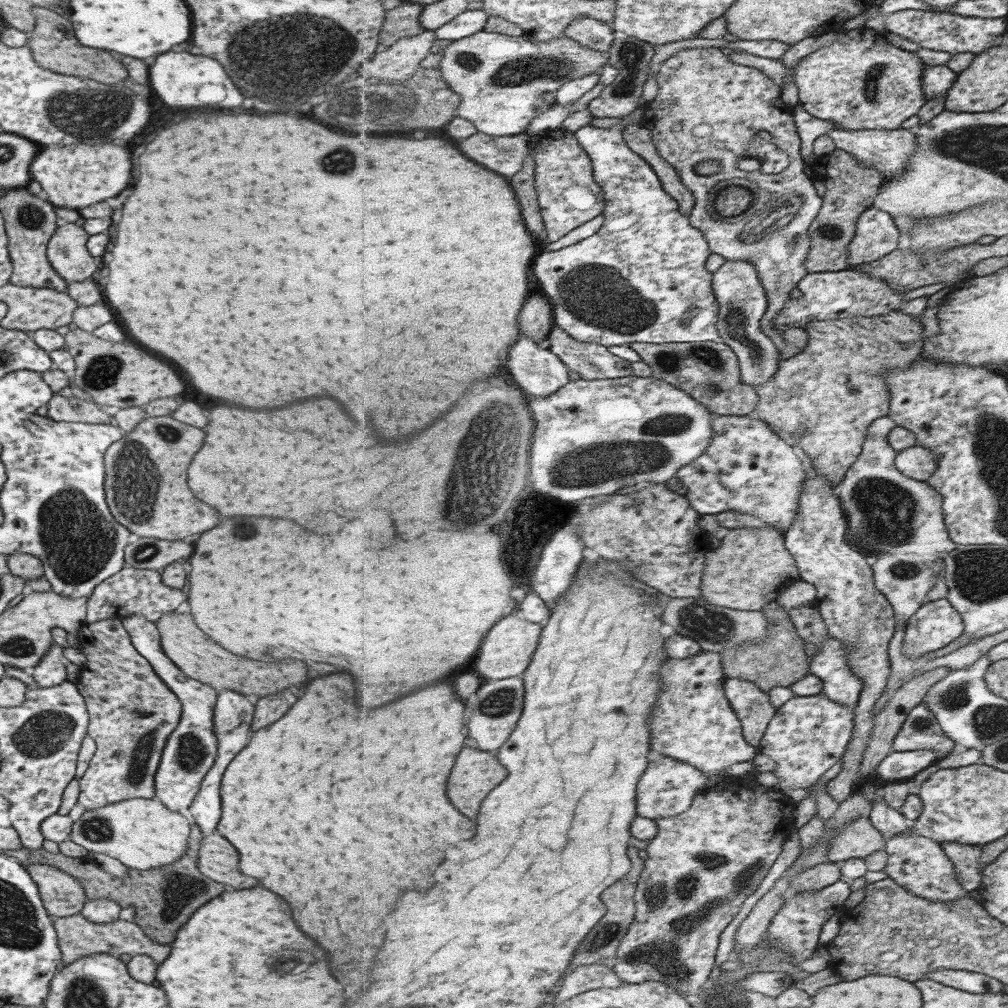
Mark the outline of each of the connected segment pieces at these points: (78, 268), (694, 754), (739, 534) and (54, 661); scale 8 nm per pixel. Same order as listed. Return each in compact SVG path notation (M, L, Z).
M60 222L45 247L49 266L66 282L81 282L97 275L101 262L85 250L87 238L87 232L81 227Z
M707 650L691 658L668 658L660 670L664 682L660 701L649 719L653 750L692 764L707 776L726 775L730 766L751 761L759 753L759 748L747 743L741 720L727 698L722 659L722 653Z
M735 528L719 548L707 553L702 596L715 606L758 611L801 580L798 560L786 547L785 533L775 528Z
M51 643L41 660L29 672L37 686L47 688L65 681L65 666L61 662L62 646Z

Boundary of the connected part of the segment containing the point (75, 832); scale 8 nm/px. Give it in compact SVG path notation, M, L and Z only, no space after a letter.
M131 798L98 809L83 811L71 825L68 840L89 853L87 858L113 877L127 877L127 868L142 872L177 862L185 852L189 822L179 812L169 810L160 800Z

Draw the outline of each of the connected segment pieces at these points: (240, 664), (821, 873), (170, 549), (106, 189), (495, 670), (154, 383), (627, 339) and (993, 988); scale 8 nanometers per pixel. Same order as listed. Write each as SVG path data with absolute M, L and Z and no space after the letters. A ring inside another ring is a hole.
M168 612L160 616L154 623L160 636L162 651L169 657L169 660L183 674L187 675L187 678L202 682L217 692L232 690L255 701L289 686L285 682L291 682L291 686L305 682L305 676L307 676L305 664L301 664L301 668L297 670L297 664L293 666L289 660L285 664L291 668L283 668L283 664L265 664L265 662L257 662L257 660L237 658L215 642L211 642L203 632L199 632L199 628L191 620L189 613Z
M825 862L811 870L797 873L790 881L795 892L818 891L843 879L841 863Z
M138 537L124 546L124 566L134 569L159 570L191 554L191 544L153 537Z
M107 142L40 147L29 165L31 180L40 184L41 195L53 206L77 210L107 198L115 198L127 188L131 178L129 152Z
M520 614L503 618L503 622L499 622L499 626L495 626L495 630L491 630L487 636L481 656L475 660L475 670L479 670L479 675L491 681L523 676L538 649L543 629L541 624L528 621Z
M78 329L69 330L64 336L54 330L34 330L31 340L41 350L49 352L65 345L65 350L73 357L73 377L70 384L89 397L96 404L115 406L118 409L142 407L157 398L169 398L183 390L179 376L163 362L147 356L143 350L121 342L105 341L92 333Z
M635 109L630 116L621 118L622 123L613 128L596 127L589 124L580 128L576 132L579 142L587 149L592 161L594 162L594 175L597 182L603 187L606 194L606 221L593 236L581 240L572 246L557 250L556 252L541 252L540 257L535 261L535 276L537 278L537 290L546 296L554 307L554 322L563 330L566 330L573 338L581 342L595 342L603 346L623 346L639 343L687 343L699 341L715 341L723 343L724 338L718 329L718 318L720 313L719 302L714 291L714 273L707 270L707 262L713 254L710 243L707 242L703 231L693 226L690 217L684 215L677 199L674 199L662 185L658 174L645 158L639 153L633 152L625 138L623 138L623 128L629 123L635 123L644 118L643 109Z
M932 970L925 974L927 979L945 983L947 986L965 990L973 994L987 994L988 992L1003 992L1005 983L998 978L966 970Z

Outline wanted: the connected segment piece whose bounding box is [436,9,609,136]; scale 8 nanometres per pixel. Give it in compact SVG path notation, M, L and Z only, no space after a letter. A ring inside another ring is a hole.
M483 9L466 10L436 30L436 37L452 41L444 49L439 69L446 83L462 96L456 112L475 123L489 136L515 136L528 132L534 118L556 102L559 89L568 82L603 70L609 64L603 51L581 46L571 37L535 42L525 36L485 31L490 14Z

